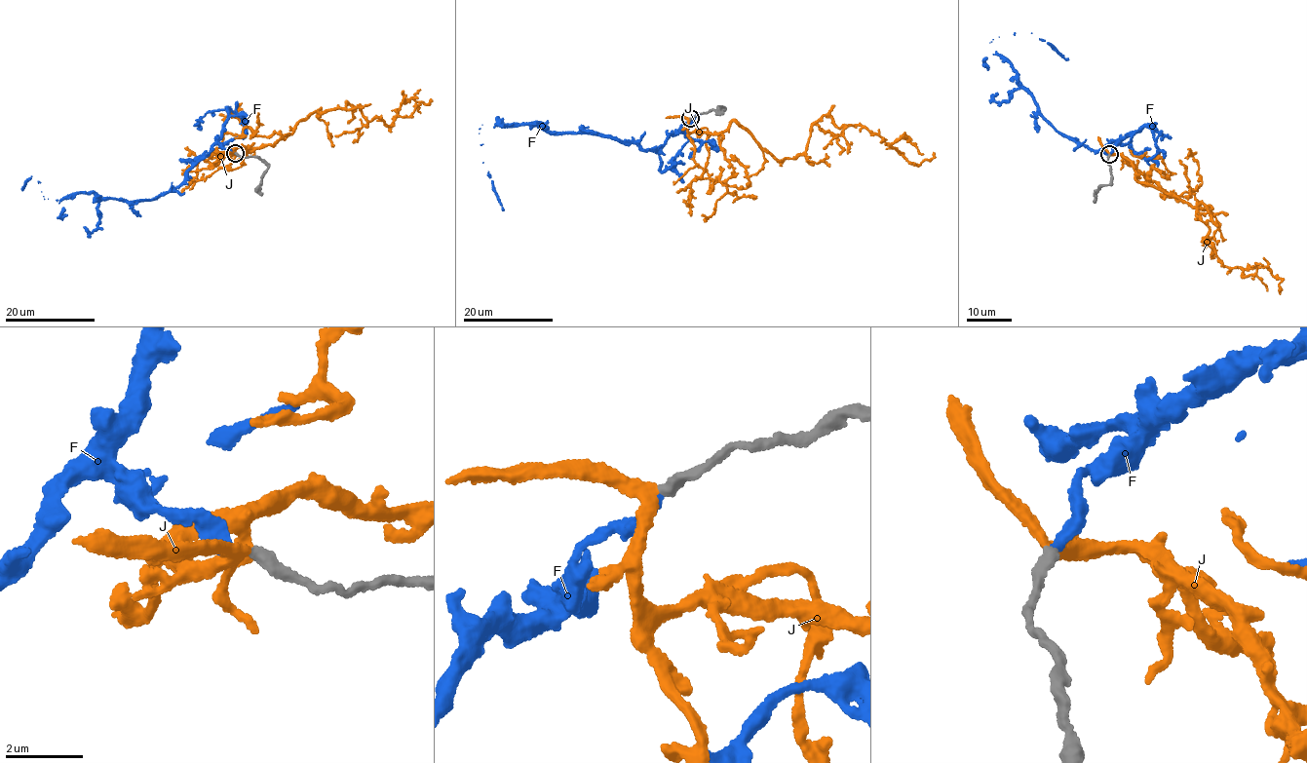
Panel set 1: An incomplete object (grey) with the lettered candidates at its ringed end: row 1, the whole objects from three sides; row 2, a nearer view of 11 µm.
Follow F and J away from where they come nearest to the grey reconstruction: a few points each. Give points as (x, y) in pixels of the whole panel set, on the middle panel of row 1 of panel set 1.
F: (690, 119), (657, 149), (589, 132), (551, 133), (531, 124), (479, 133), (502, 210)
J: (690, 119), (689, 132), (734, 122), (777, 159), (802, 155), (827, 115), (909, 162), (933, 152)

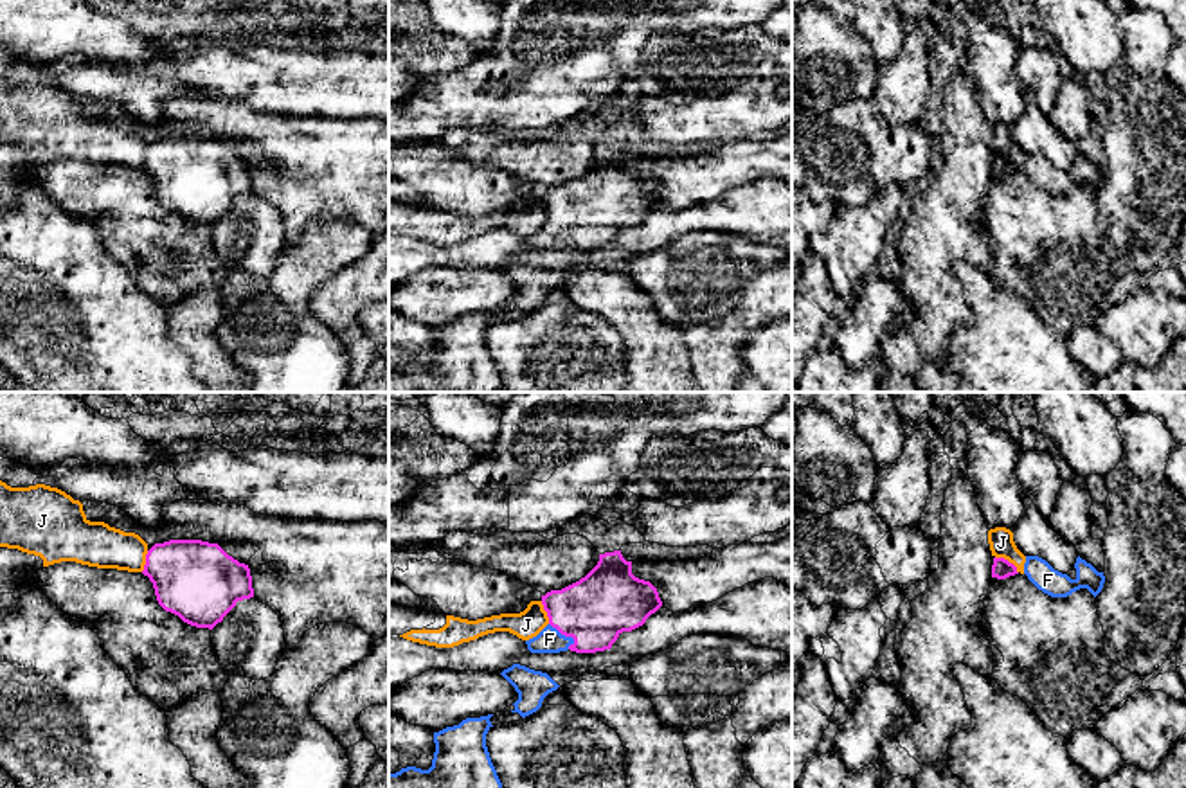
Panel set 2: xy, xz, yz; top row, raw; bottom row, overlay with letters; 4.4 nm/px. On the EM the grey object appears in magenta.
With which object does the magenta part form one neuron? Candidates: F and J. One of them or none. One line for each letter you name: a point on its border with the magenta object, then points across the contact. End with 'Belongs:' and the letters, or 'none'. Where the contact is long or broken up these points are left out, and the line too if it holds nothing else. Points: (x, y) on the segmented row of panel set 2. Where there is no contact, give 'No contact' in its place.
F: Touches magenta at xz (564, 634). Path across: xz (607, 601), (564, 634), (549, 639)
Belongs: F

